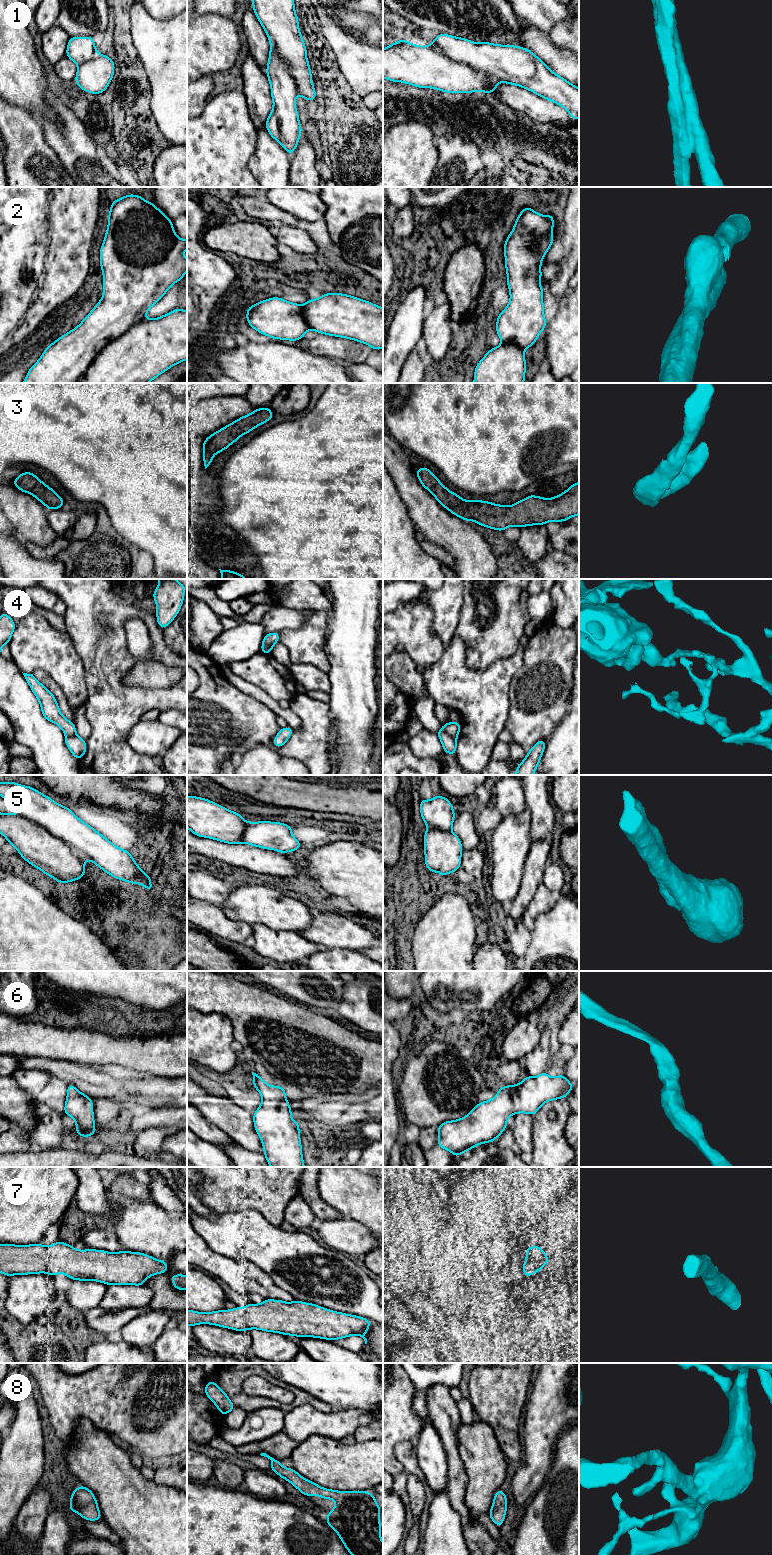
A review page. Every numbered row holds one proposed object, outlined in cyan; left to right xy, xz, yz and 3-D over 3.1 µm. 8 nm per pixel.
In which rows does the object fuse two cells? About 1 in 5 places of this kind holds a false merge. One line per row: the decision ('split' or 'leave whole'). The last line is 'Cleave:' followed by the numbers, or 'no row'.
1: leave whole
2: leave whole
3: leave whole
4: split
5: leave whole
6: leave whole
7: leave whole
8: leave whole
Cleave: 4

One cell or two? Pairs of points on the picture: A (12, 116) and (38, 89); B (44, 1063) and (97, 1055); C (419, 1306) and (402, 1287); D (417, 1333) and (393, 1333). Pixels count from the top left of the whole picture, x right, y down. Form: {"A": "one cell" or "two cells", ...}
{"A": "two cells", "B": "one cell", "C": "one cell", "D": "two cells"}

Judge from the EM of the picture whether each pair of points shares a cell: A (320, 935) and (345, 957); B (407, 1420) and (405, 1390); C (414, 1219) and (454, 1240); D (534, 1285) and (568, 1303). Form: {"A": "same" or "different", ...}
{"A": "different", "B": "same", "C": "different", "D": "different"}

